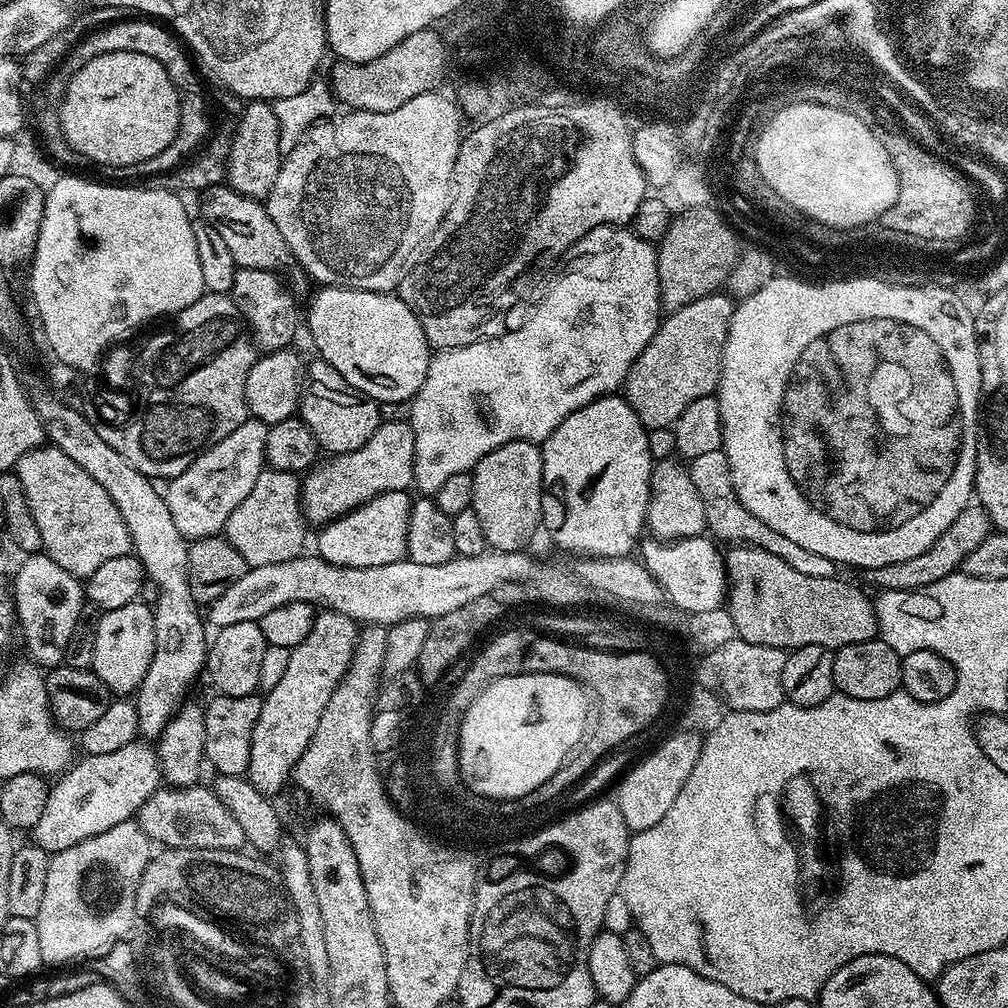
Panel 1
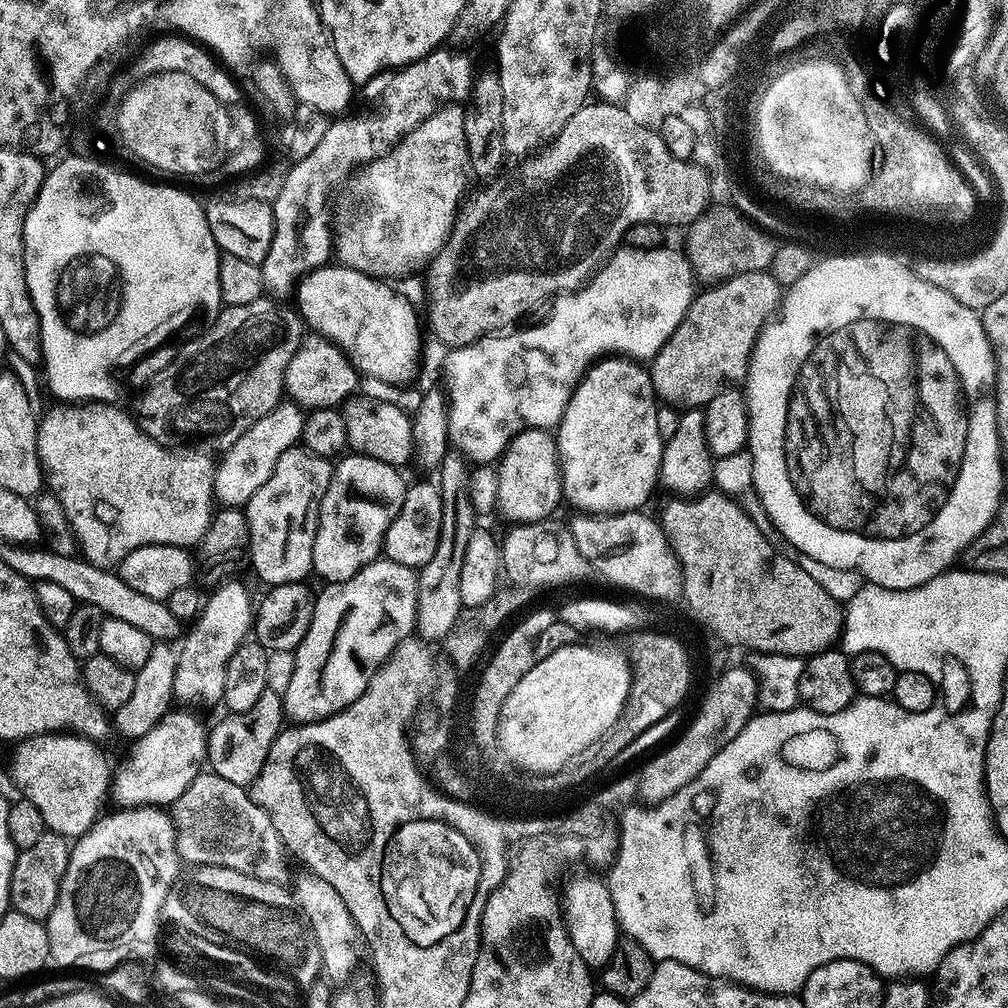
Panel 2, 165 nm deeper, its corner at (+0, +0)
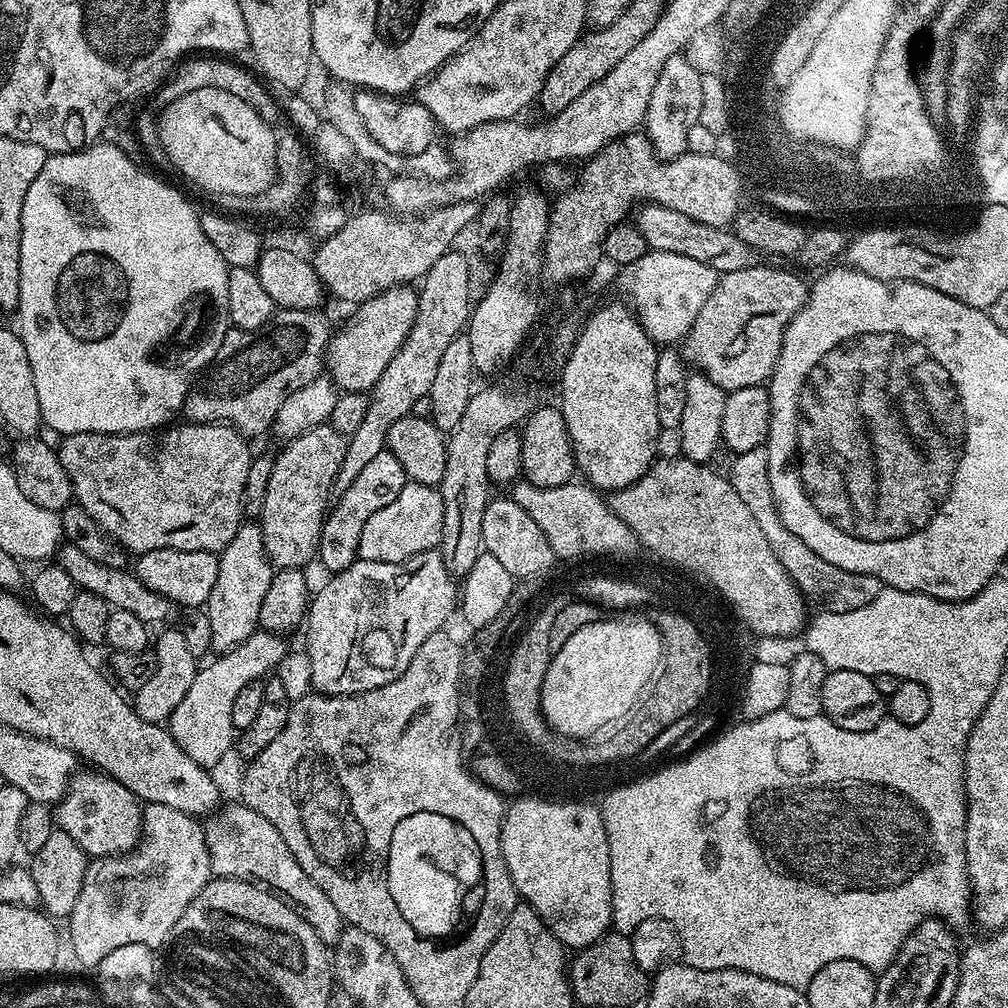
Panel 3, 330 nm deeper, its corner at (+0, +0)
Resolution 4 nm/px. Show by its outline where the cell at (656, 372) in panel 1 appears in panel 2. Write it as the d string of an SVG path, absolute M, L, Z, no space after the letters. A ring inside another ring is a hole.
M768 270L743 272L723 280L721 284L705 287L692 297L692 305L686 310L686 318L670 334L670 338L650 361L652 385L657 401L677 410L703 409L723 388L736 386L748 375L748 363L760 330L773 317L782 299L782 287Z

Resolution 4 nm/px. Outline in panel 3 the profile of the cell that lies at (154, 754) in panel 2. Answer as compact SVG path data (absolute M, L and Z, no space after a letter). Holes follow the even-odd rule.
M257 630L250 638L246 638L244 644L239 644L234 650L217 655L213 664L208 664L205 668L203 665L197 671L194 682L190 682L190 690L186 690L186 698L182 698L182 702L178 702L178 710L174 710L170 721L170 731L178 742L178 746L184 748L186 754L190 754L190 758L194 758L194 762L198 762L198 766L209 770L215 769L215 764L222 763L224 755L231 748L233 751L234 741L238 736L234 718L230 718L230 714L234 711L234 698L238 698L238 693L246 690L246 686L263 681L269 674L275 673L286 651L284 640L283 635Z

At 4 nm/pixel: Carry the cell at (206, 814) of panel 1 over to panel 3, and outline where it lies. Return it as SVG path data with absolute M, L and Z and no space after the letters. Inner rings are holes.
M242 802L225 803L216 809L203 821L206 850L210 854L210 866L213 877L232 876L236 880L253 880L261 886L267 886L271 891L281 895L301 916L314 926L318 938L332 946L340 938L340 933L346 927L338 914L334 902L326 898L326 890L298 866L298 858L290 854L290 846L282 842L282 834Z

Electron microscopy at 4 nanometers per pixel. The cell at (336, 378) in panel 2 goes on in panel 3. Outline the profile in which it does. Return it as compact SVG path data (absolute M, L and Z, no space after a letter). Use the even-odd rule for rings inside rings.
M415 287L387 289L364 303L357 303L354 308L356 313L341 328L333 331L332 339L328 341L326 372L341 393L371 393L378 378L382 378L382 370L390 366L390 358L394 358L402 342L406 342L418 314L418 300Z

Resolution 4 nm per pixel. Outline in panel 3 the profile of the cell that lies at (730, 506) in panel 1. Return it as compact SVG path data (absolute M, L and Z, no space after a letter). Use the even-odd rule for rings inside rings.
M767 447L737 452L731 459L732 469L727 469L726 472L728 480L734 486L734 490L738 490L738 498L742 498L742 503L750 509L754 522L758 522L762 535L766 537L766 542L770 542L770 550L774 550L778 562L782 562L782 566L790 574L792 581L799 586L807 599L820 602L820 606L827 612L846 613L858 610L858 606L866 606L866 602L870 602L878 595L882 587L878 578L866 574L844 572L841 567L818 558L818 554L814 554L814 550L810 550L810 546L806 546L802 538L786 530L770 490Z

